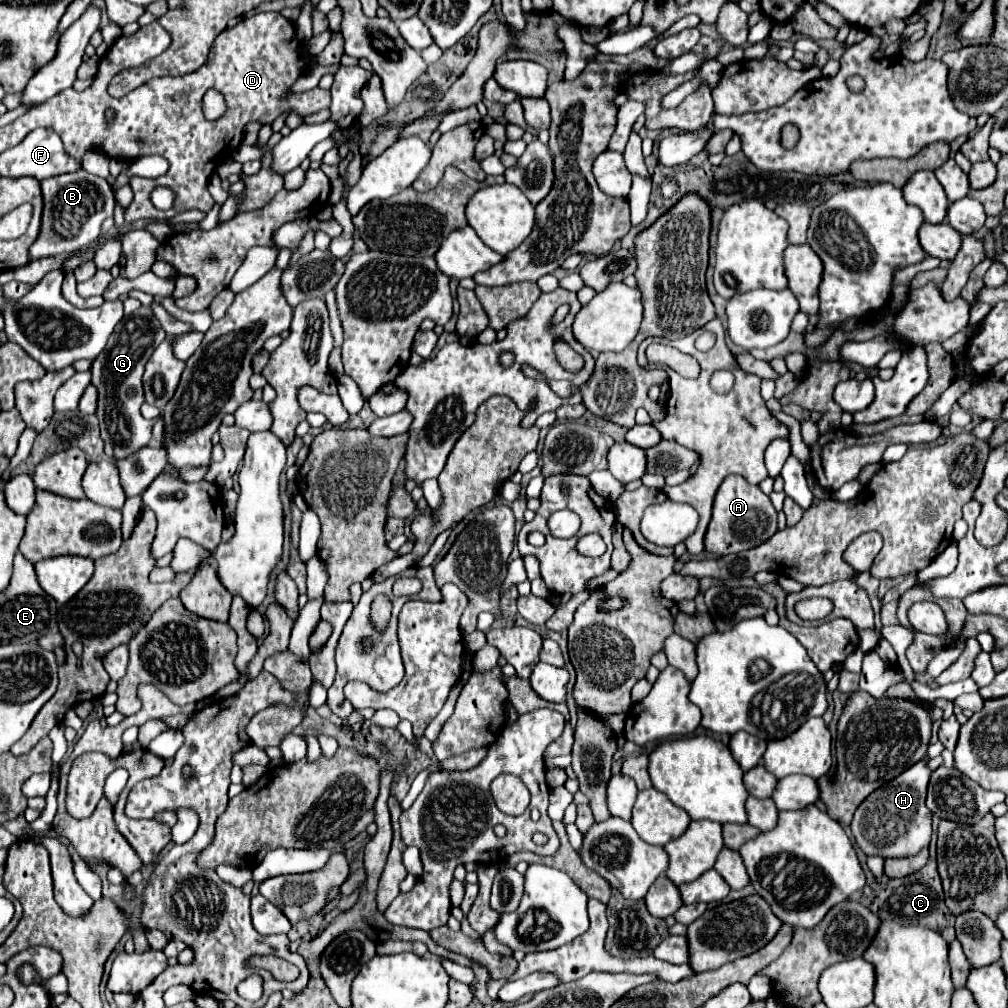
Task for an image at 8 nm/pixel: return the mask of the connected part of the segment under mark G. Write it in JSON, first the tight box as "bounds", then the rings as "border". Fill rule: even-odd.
{"bounds":[91,289,167,458],"border":[[[135,289],[131,290],[128,295],[147,306],[141,306],[133,316],[123,318],[121,324],[117,324],[107,346],[93,360],[93,366],[91,366],[91,384],[99,392],[97,418],[101,424],[101,438],[113,446],[115,458],[125,458],[125,456],[133,454],[137,448],[149,444],[149,440],[151,440],[151,430],[158,419],[147,420],[139,412],[139,408],[143,404],[141,376],[143,376],[143,368],[145,368],[149,356],[157,348],[157,344],[161,344],[167,336],[163,332],[159,320],[153,316],[151,308],[149,308],[154,297]],[[109,384],[115,386],[117,398],[109,398]]]}

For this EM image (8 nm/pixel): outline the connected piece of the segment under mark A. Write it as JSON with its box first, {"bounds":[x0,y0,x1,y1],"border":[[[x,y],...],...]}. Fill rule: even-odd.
{"bounds":[705,476,777,556],"border":[[[727,476],[713,502],[713,518],[705,534],[705,550],[715,556],[735,554],[755,548],[777,532],[777,510],[759,486],[747,484],[743,476]]]}

